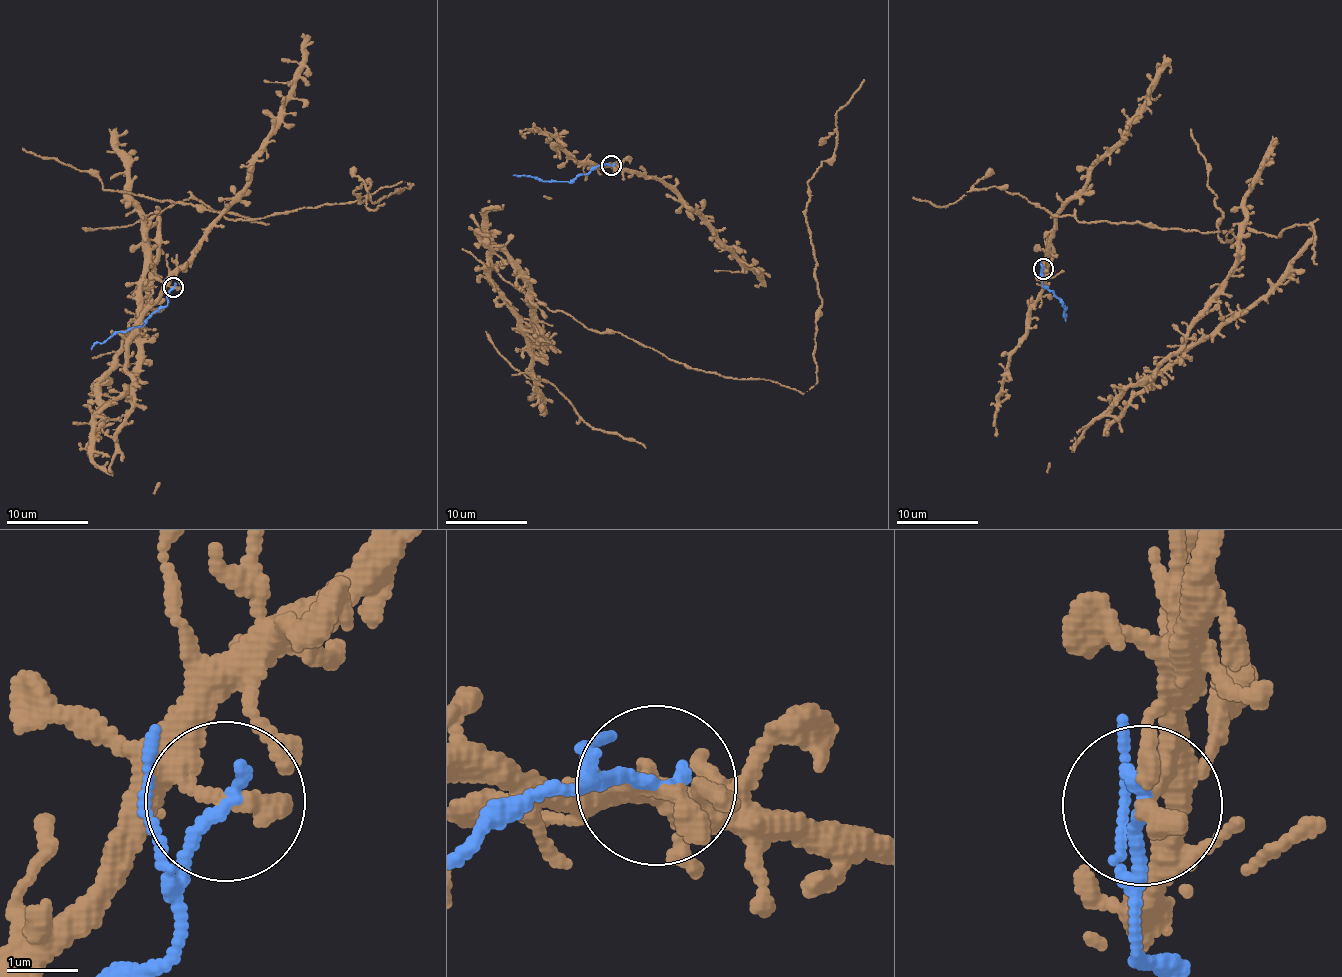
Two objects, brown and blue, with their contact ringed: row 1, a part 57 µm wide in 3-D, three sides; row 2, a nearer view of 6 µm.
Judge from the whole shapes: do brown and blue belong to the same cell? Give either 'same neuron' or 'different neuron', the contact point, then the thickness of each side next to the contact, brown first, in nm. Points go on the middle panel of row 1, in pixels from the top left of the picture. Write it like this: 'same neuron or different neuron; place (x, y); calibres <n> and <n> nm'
different neuron; place (611, 165); calibres 340 and 200 nm

